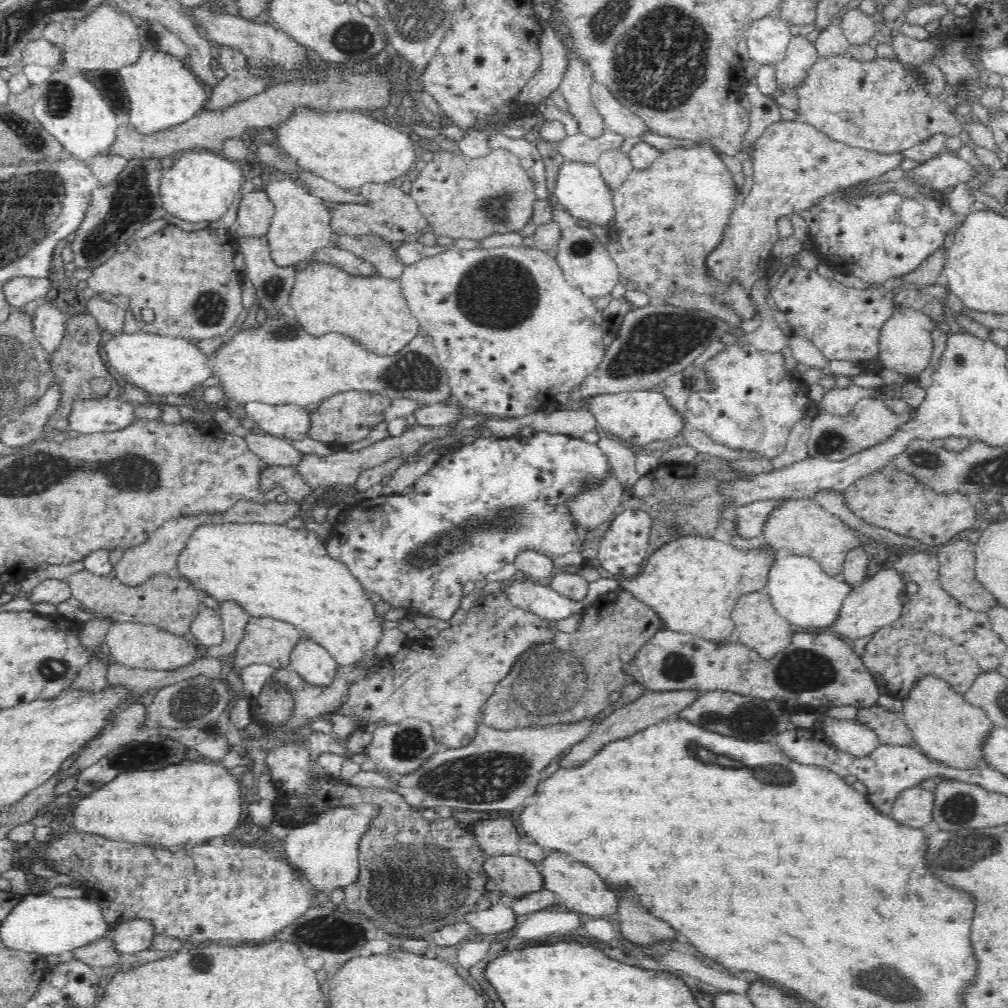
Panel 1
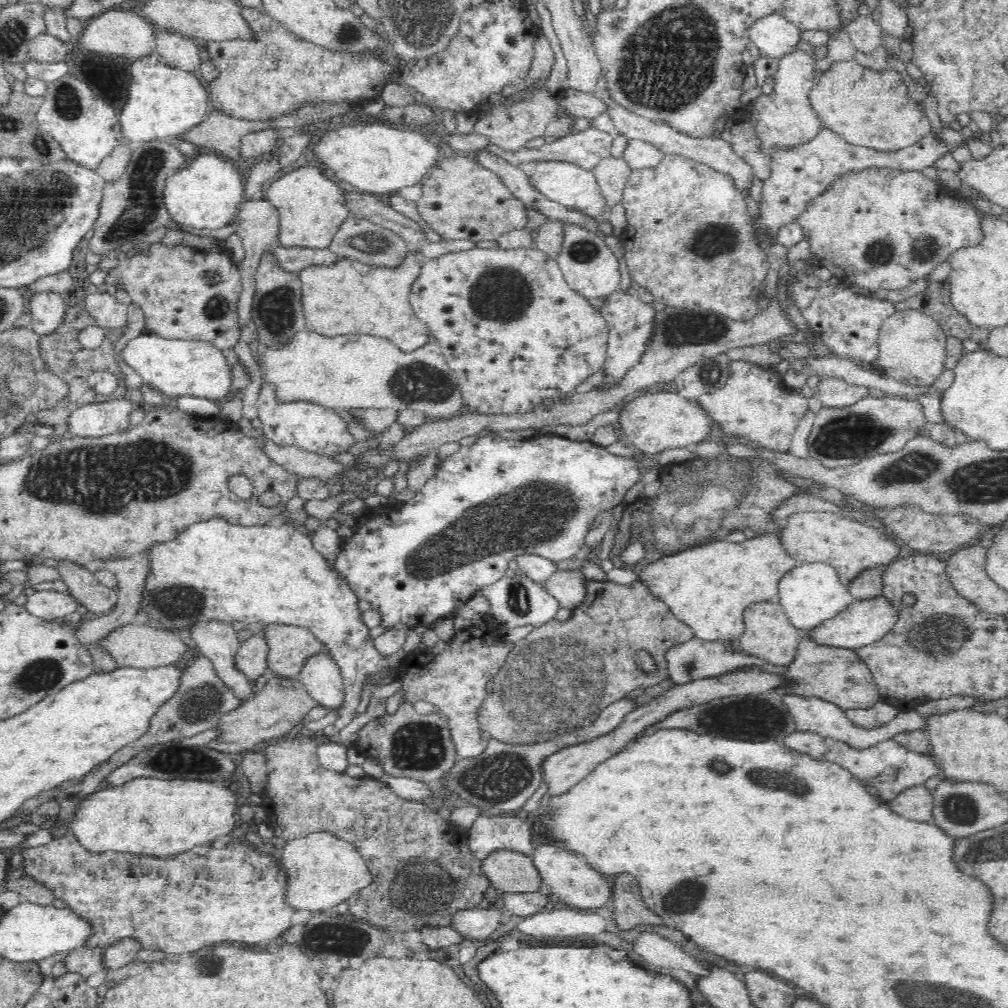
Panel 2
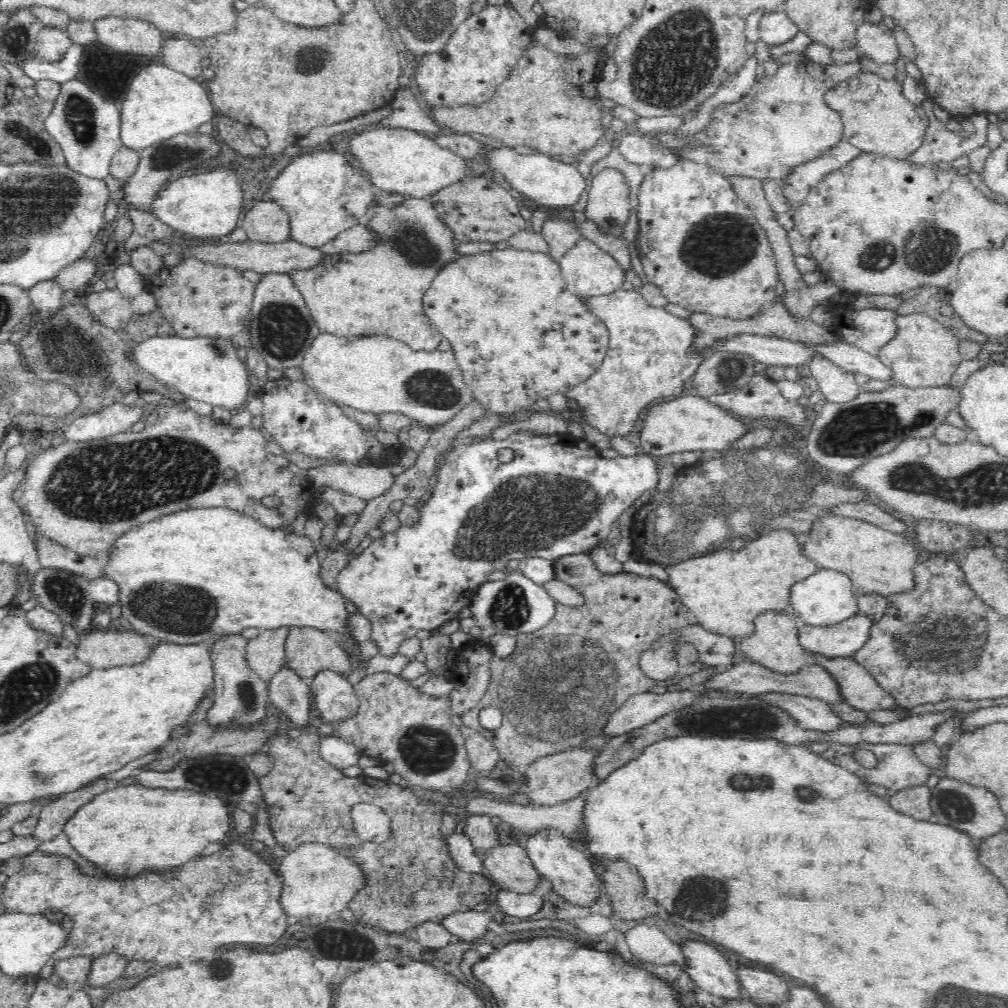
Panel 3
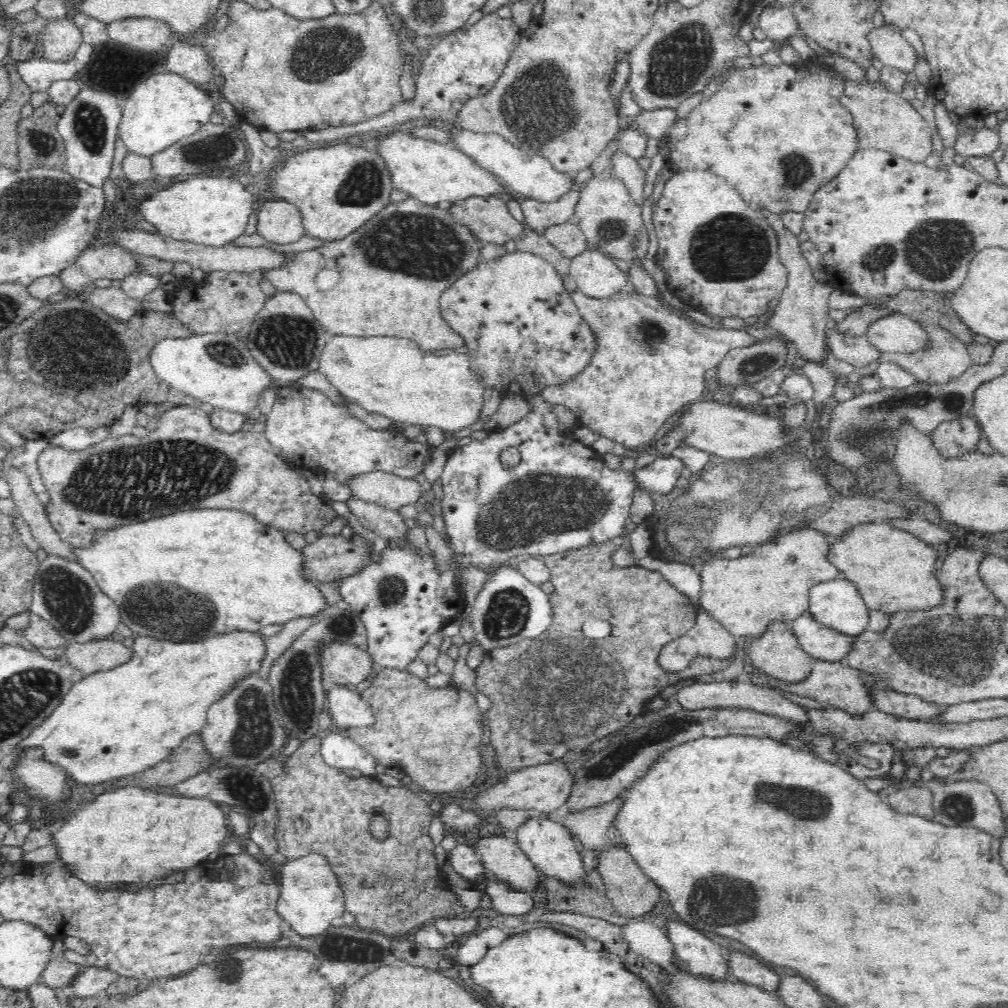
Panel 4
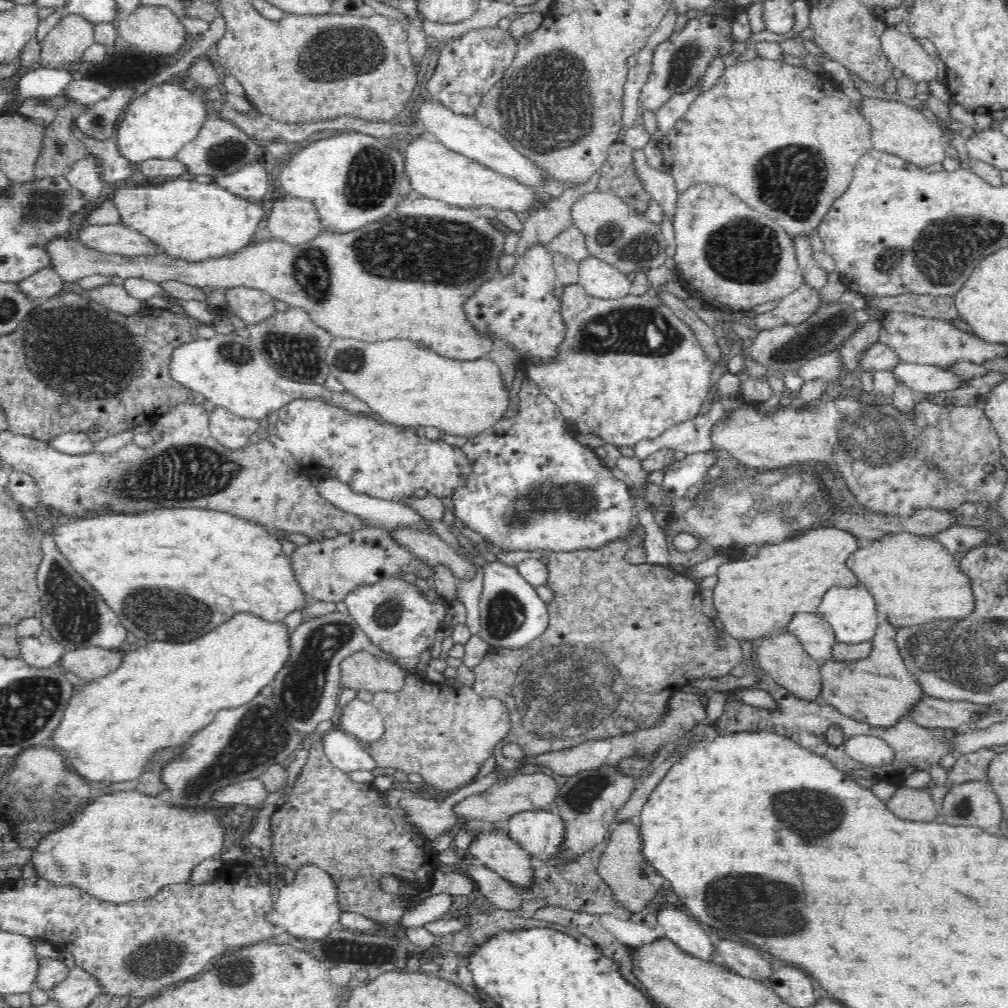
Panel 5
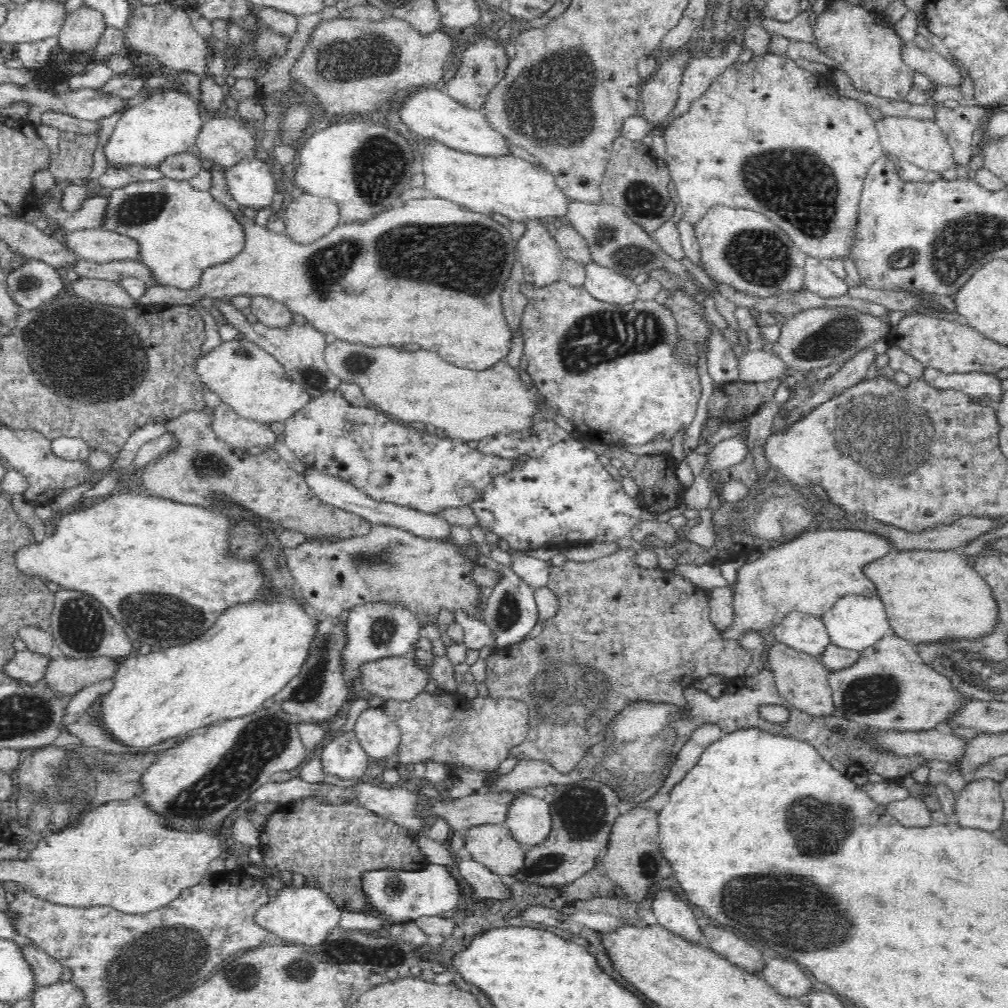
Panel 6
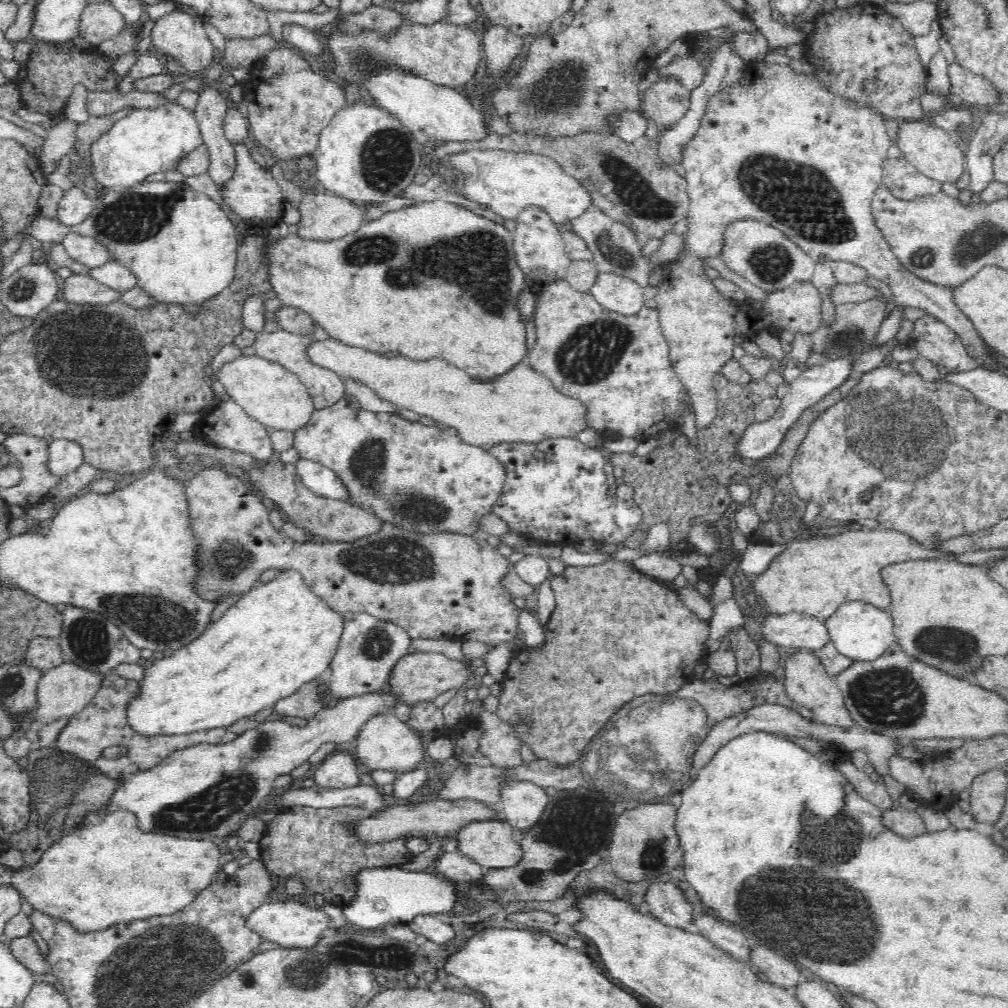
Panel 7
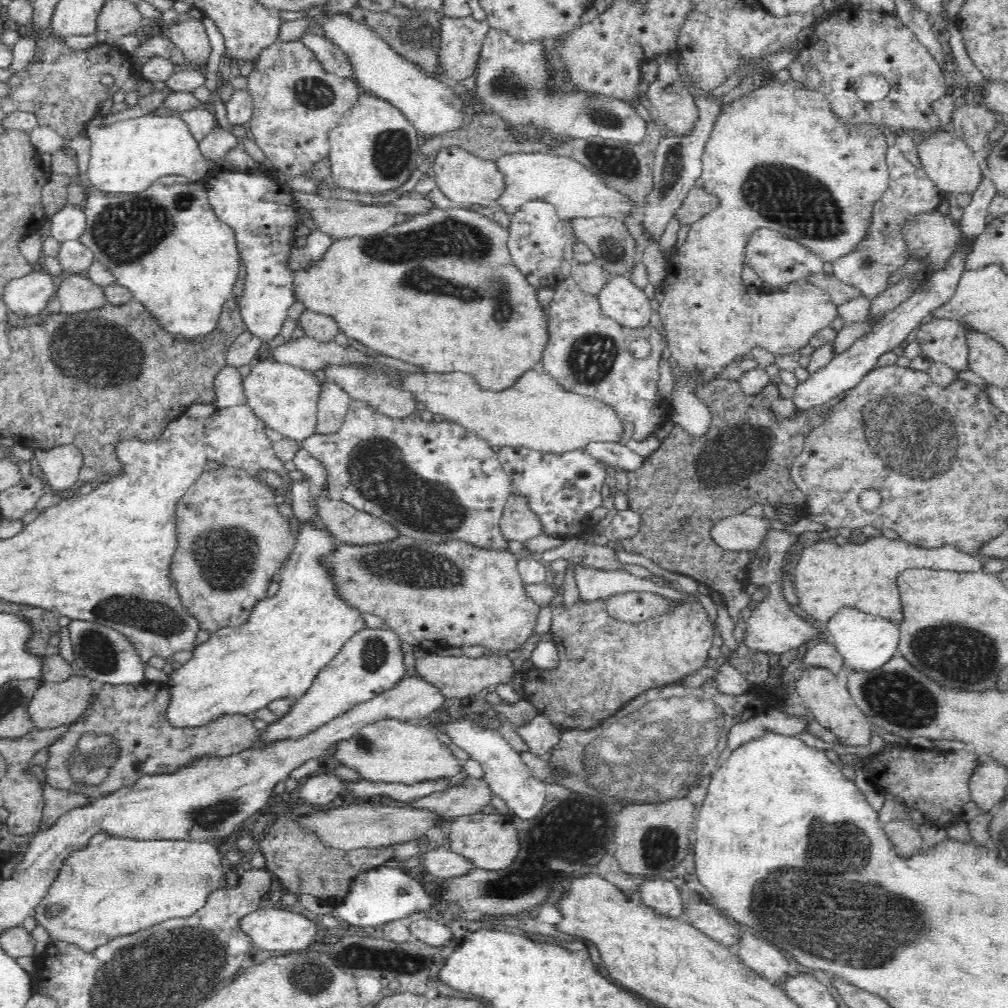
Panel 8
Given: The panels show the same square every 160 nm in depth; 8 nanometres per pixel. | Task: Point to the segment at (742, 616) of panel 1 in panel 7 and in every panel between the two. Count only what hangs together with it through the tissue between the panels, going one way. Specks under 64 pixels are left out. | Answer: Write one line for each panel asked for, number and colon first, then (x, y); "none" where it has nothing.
2: (768, 634)
3: (774, 643)
4: (776, 651)
5: (782, 657)
6: (801, 679)
7: (806, 682)

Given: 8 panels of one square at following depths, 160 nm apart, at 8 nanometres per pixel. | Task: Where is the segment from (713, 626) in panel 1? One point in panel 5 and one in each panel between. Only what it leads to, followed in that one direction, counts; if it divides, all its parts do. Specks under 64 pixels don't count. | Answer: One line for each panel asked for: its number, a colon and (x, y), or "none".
2: (707, 586)
3: (724, 590)
4: (743, 595)
5: (754, 598)

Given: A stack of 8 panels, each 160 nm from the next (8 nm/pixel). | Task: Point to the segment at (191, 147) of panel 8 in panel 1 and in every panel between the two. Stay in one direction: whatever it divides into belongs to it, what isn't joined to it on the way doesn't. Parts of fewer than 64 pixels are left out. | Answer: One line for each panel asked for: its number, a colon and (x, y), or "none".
1: (162, 92)
2: (163, 102)
3: (160, 103)
4: (164, 108)
5: (156, 125)
6: (167, 123)
7: (146, 141)

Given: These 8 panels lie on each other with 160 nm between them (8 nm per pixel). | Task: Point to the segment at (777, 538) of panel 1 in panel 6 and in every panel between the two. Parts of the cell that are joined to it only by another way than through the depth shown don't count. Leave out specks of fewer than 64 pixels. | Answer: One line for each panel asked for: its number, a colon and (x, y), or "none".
2: (848, 546)
3: (876, 560)
4: (893, 571)
5: (911, 578)
6: (926, 594)

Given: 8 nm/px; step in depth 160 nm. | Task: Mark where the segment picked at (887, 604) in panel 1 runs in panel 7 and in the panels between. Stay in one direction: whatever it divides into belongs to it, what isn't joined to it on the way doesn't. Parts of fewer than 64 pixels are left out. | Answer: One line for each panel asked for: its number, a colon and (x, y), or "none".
2: (863, 621)
3: (843, 639)
4: (820, 642)
5: (817, 636)
6: (805, 632)
7: (796, 630)

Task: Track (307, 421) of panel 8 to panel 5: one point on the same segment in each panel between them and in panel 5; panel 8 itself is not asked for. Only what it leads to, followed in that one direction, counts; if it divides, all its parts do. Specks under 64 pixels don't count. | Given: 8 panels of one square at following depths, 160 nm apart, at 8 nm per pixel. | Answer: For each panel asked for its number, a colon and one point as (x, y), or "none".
5: (226, 369)
6: (252, 383)
7: (269, 393)

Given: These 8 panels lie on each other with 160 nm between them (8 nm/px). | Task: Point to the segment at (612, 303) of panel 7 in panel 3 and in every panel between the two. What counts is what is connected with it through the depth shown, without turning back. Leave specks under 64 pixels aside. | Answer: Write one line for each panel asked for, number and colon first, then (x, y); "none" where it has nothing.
3: (588, 270)
4: (596, 275)
5: (600, 279)
6: (606, 284)

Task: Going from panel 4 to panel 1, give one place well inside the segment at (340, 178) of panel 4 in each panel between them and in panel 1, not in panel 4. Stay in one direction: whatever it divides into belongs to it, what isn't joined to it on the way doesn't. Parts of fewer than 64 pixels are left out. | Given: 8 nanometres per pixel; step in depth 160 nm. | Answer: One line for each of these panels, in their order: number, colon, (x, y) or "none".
1: (299, 229)
2: (310, 206)
3: (321, 193)

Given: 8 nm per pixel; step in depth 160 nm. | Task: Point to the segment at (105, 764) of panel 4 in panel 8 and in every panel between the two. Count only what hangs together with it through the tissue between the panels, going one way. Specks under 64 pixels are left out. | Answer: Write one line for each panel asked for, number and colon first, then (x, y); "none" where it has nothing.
5: (163, 693)
6: (251, 652)
7: (278, 636)
8: (286, 639)

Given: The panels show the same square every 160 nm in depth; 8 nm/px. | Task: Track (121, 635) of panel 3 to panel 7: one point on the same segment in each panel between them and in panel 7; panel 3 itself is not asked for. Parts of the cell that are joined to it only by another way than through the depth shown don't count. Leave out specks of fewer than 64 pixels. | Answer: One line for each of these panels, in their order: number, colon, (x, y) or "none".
4: (109, 652)
5: (88, 663)
6: (67, 675)
7: (63, 691)

